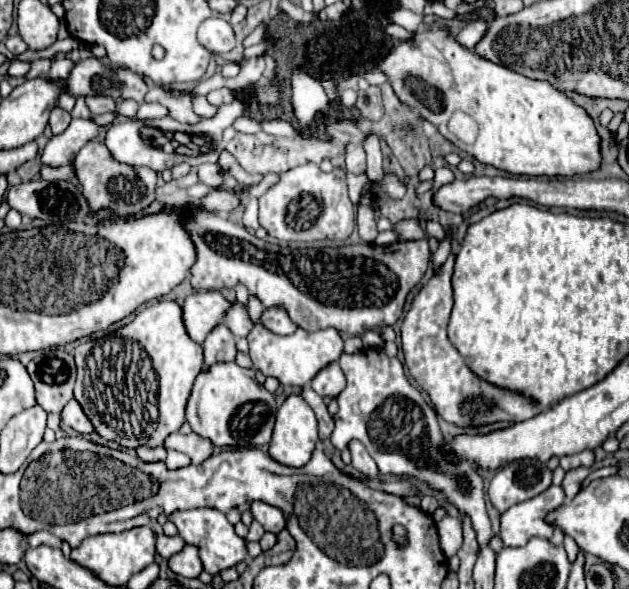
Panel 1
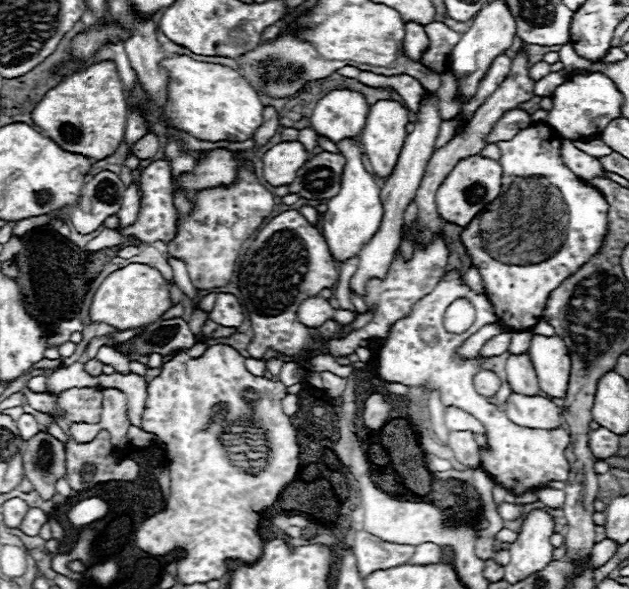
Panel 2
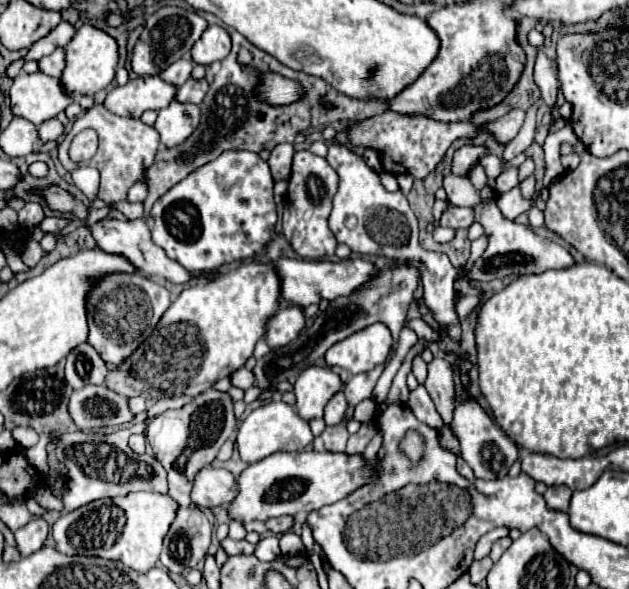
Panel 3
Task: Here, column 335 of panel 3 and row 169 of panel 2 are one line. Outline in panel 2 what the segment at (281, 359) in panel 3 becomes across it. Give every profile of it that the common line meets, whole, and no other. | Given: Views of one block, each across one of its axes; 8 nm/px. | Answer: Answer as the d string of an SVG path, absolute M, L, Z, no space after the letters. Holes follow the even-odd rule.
M316 154L298 170L290 188L292 192L298 192L304 200L328 200L340 192L344 166L346 158L340 154Z

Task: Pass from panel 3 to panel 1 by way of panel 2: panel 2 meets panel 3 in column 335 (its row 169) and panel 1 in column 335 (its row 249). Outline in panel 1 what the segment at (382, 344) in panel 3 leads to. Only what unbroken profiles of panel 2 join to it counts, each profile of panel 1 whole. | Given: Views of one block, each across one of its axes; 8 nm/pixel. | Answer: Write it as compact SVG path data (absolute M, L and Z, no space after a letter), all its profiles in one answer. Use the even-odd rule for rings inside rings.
M260 320L254 322L248 334L248 344L250 344L250 358L264 376L274 376L280 380L280 384L298 386L298 388L308 384L322 368L336 362L344 352L344 340L340 338L340 332L334 328L326 328L318 332L306 332L298 328L290 336L278 336L272 334L266 326L260 326Z

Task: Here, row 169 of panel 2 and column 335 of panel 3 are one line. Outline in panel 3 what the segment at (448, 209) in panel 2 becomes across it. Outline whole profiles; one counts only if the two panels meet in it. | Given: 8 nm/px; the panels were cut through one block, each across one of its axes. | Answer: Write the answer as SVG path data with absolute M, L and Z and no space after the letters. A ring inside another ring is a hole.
M276 452L268 458L254 462L242 470L236 478L236 496L226 506L228 518L238 522L252 520L268 520L274 516L296 516L298 512L312 512L336 500L342 500L358 486L372 480L376 470L376 462L366 468L362 456L346 456L346 454L330 454L330 452Z

